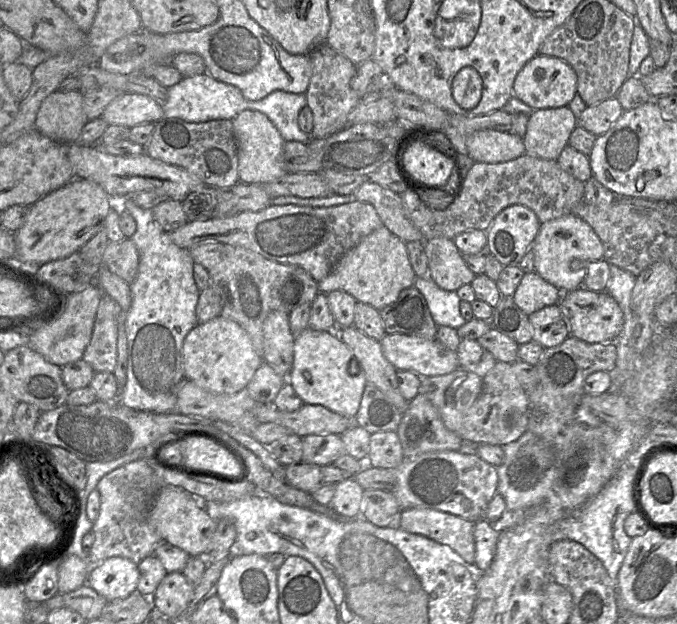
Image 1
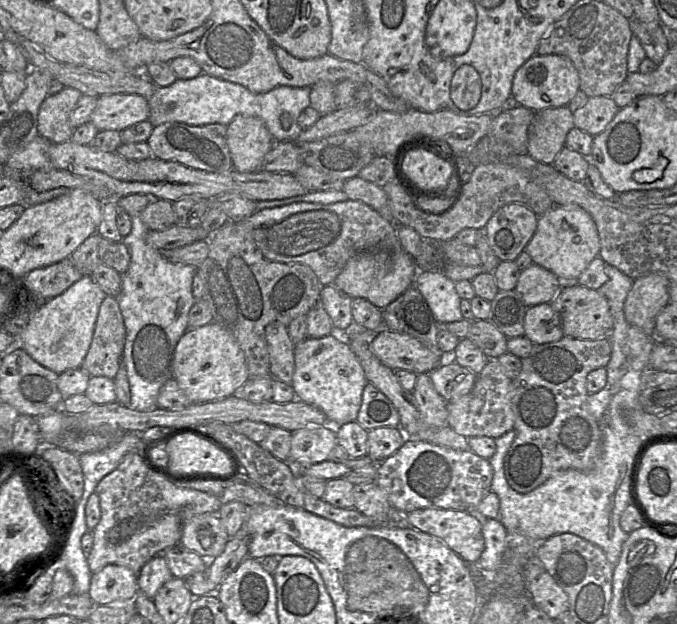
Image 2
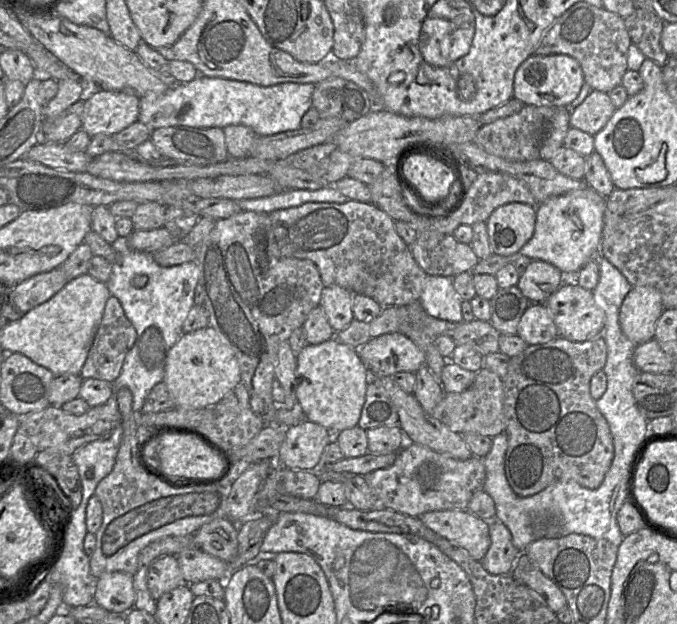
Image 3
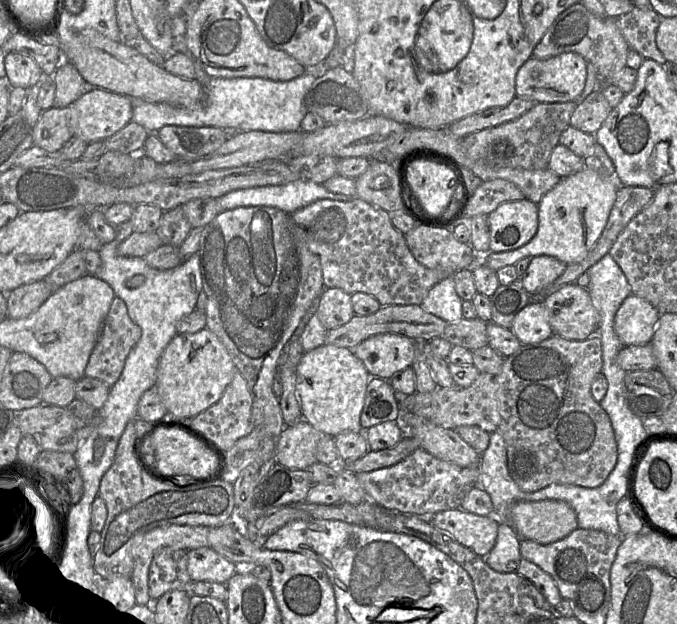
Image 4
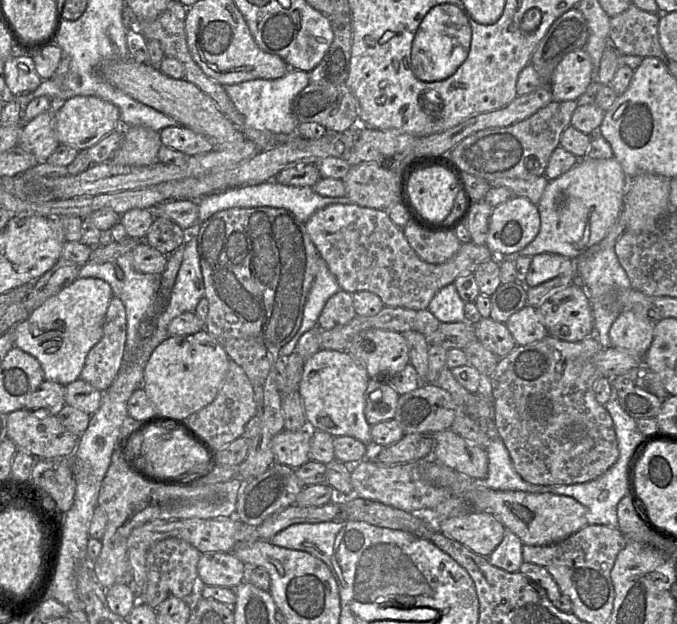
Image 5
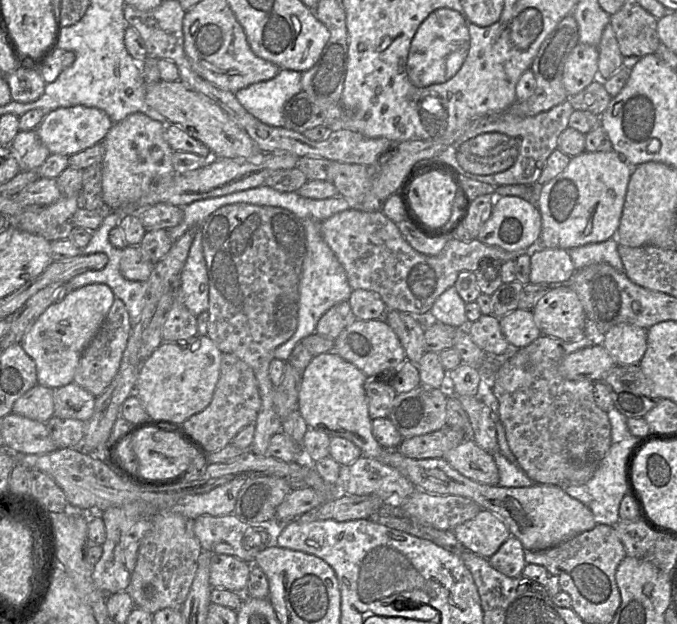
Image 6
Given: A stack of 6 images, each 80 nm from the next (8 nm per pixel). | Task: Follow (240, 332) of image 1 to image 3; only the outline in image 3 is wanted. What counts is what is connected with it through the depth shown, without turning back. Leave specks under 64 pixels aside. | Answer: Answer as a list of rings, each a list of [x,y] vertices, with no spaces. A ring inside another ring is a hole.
[[[208,326],[182,334],[167,354],[163,381],[176,403],[175,408],[201,409],[214,406],[233,390],[241,382],[241,371],[232,349],[214,328]]]

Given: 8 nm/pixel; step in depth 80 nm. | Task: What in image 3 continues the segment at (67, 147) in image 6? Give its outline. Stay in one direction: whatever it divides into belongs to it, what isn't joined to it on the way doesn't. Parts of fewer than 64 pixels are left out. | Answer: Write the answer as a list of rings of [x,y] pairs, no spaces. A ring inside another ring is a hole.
[[[96,89],[88,90],[82,100],[84,109],[81,130],[84,130],[91,138],[98,134],[117,134],[138,121],[140,97],[134,94]]]

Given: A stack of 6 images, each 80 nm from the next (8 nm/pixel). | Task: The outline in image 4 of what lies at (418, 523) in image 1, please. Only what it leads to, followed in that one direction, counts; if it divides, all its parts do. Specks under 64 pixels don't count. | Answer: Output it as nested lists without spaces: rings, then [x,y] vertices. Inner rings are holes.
[[[458,508],[440,511],[428,518],[440,531],[483,558],[495,545],[499,521],[494,516],[480,516]]]

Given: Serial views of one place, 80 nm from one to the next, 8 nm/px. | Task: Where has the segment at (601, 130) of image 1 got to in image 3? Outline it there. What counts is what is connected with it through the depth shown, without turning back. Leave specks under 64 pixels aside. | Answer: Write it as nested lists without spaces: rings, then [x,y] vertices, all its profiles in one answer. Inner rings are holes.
[[[593,90],[579,106],[571,109],[570,125],[595,135],[606,126],[615,111],[608,93]]]

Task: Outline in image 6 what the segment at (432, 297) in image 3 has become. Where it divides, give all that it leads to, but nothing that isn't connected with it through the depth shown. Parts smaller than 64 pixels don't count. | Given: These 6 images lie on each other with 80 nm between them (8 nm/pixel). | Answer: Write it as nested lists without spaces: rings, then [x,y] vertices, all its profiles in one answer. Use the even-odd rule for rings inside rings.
[[[451,286],[434,302],[430,310],[430,320],[465,328],[468,325],[465,305],[466,303],[458,294],[455,286]]]

